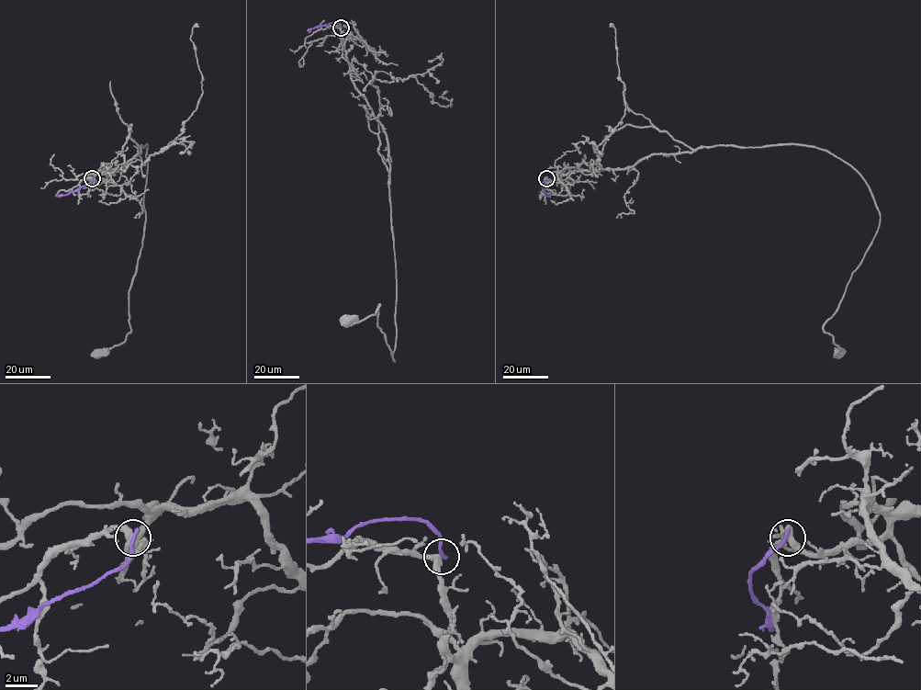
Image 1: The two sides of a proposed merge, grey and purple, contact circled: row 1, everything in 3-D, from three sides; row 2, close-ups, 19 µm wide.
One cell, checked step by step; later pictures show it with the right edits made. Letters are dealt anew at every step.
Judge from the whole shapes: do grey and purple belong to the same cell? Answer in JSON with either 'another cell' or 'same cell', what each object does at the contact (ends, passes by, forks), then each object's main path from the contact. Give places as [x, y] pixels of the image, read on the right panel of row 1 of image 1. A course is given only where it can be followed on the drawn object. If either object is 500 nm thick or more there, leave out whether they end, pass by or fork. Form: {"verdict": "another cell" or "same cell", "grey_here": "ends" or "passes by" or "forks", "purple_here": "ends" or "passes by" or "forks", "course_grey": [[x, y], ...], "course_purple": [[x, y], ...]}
{"verdict": "another cell", "grey_here": "passes by", "purple_here": "ends", "course_grey": [[546, 178], [718, 145], [811, 145], [835, 154], [864, 180], [880, 214], [823, 327], [838, 352]], "course_purple": [[546, 178], [541, 186], [550, 197]]}

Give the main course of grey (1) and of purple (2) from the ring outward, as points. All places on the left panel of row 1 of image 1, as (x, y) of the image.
1: (92, 178), (97, 171), (120, 169), (147, 144), (145, 223), (129, 291), (130, 330), (123, 342), (99, 352)
2: (92, 178), (89, 183), (59, 197)

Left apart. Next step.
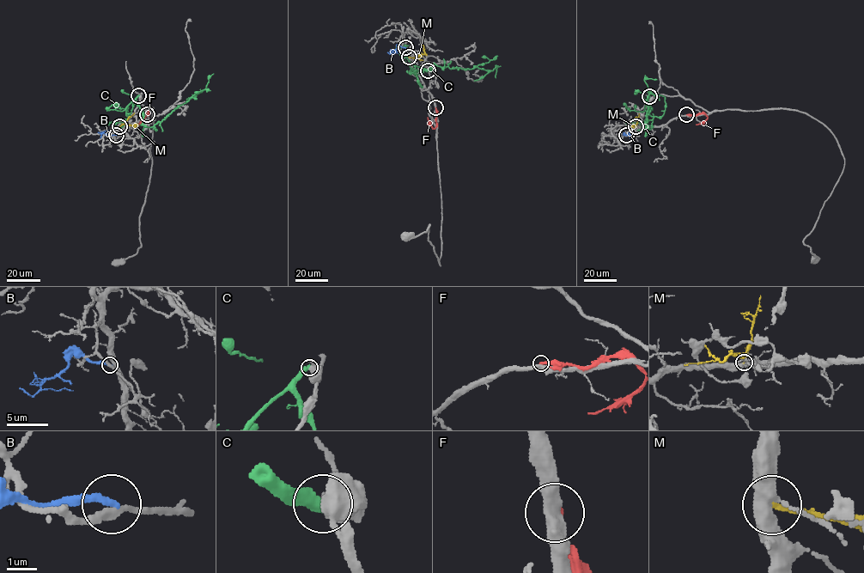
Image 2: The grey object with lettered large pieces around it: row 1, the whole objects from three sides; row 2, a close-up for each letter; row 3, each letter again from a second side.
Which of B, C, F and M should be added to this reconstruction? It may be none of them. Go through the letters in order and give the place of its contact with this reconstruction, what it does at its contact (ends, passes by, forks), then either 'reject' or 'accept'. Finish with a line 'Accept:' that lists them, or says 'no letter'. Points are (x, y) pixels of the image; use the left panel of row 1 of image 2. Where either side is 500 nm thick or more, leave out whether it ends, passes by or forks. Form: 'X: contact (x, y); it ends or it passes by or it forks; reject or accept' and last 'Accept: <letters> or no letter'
B: contact (116, 135); it ends; reject
C: contact (138, 95); reject
F: contact (147, 114); it ends; reject
M: contact (119, 126); it ends; accept
Accept: M

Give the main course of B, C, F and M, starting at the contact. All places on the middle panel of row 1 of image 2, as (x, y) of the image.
B: (405, 48), (398, 45), (392, 51), (398, 52)
C: (428, 70), (424, 69), (430, 70), (435, 64), (489, 70), (495, 65), (495, 78)
F: (435, 107), (435, 128), (428, 117)
M: (408, 57), (424, 54), (422, 45)

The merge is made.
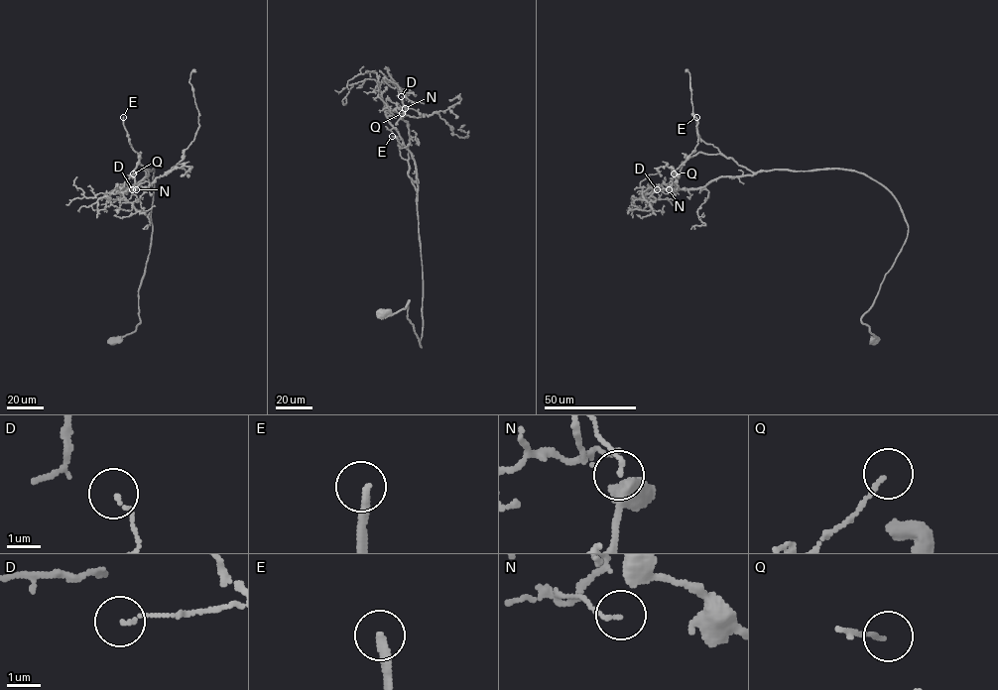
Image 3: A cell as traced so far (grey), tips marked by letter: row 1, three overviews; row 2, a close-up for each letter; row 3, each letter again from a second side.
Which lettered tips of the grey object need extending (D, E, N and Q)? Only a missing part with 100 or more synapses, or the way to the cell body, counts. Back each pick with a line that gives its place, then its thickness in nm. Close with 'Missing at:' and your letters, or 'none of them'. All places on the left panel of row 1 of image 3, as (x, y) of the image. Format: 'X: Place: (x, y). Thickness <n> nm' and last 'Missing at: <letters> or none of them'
E: Place: (123, 117). Thickness 240 nm
Missing at: E

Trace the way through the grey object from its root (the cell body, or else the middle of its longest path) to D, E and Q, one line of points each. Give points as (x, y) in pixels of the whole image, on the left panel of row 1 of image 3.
D: (114, 339), (133, 332), (140, 321), (138, 289), (152, 234), (154, 169), (132, 188), (118, 188), (132, 189)
E: (114, 339), (133, 332), (140, 321), (138, 289), (152, 234), (154, 170), (148, 172), (139, 161), (123, 117)
Q: (114, 339), (133, 332), (140, 321), (138, 289), (152, 234), (154, 170), (132, 188), (116, 189), (133, 173)

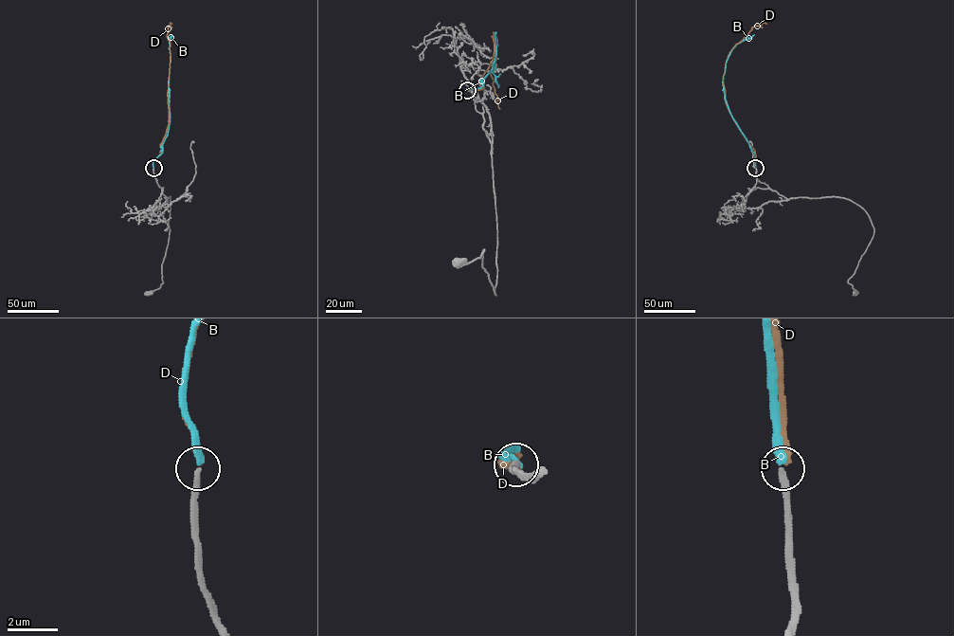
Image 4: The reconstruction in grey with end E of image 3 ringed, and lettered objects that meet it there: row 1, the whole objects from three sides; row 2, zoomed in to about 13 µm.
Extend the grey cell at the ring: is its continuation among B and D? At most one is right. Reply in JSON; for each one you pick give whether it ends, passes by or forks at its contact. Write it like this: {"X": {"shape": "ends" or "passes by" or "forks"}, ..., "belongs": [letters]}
{"B": {"shape": "ends"}, "belongs": ["B"]}

